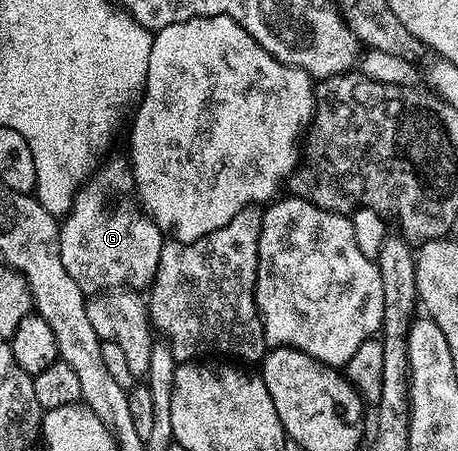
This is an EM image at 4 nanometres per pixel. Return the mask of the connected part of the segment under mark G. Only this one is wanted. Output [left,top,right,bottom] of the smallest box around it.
[58,159,164,294]

